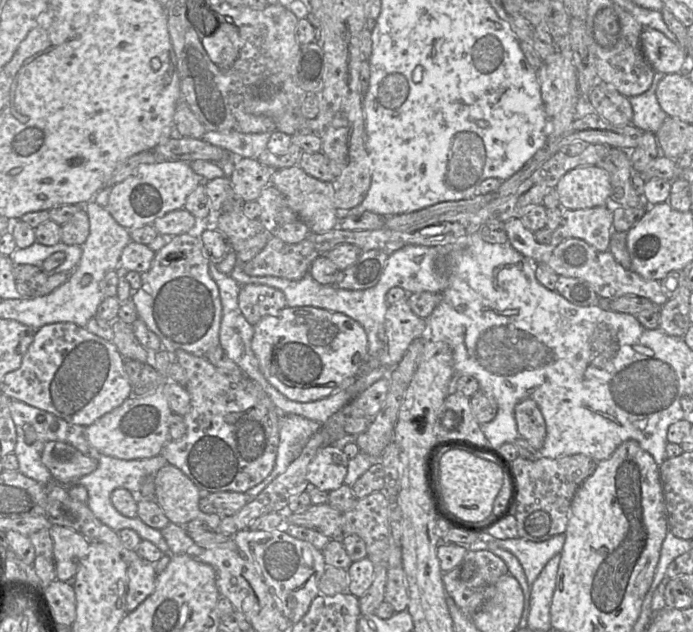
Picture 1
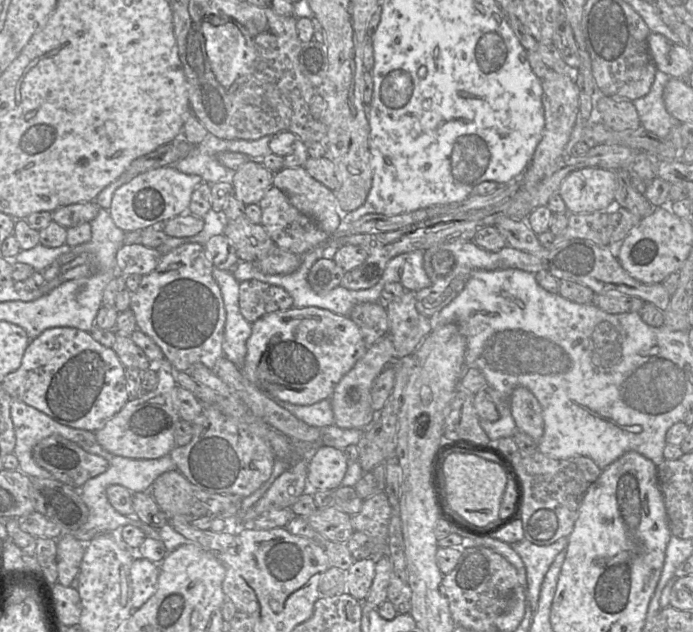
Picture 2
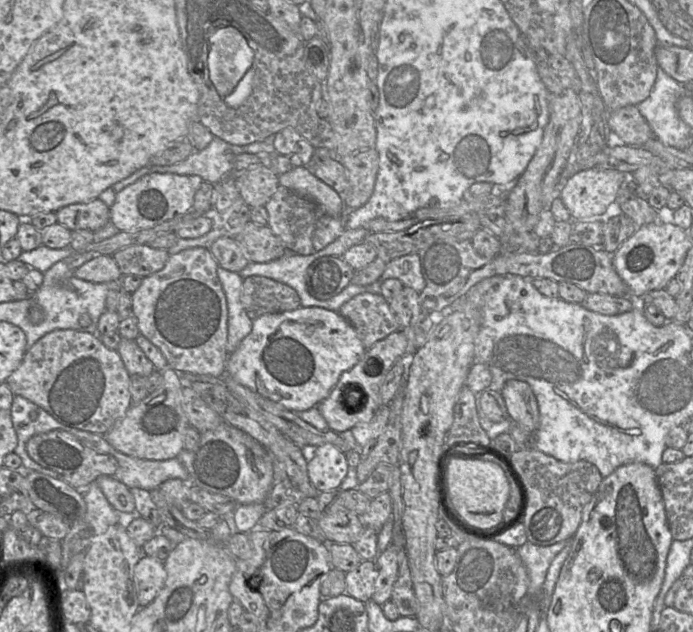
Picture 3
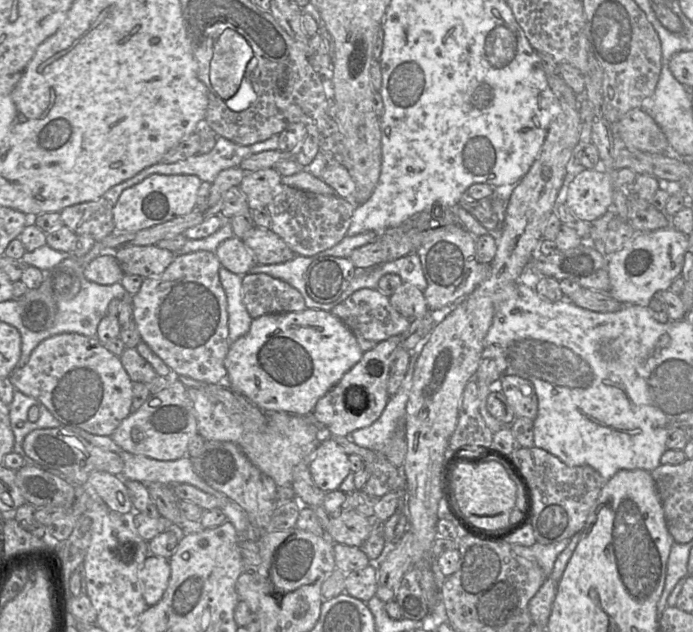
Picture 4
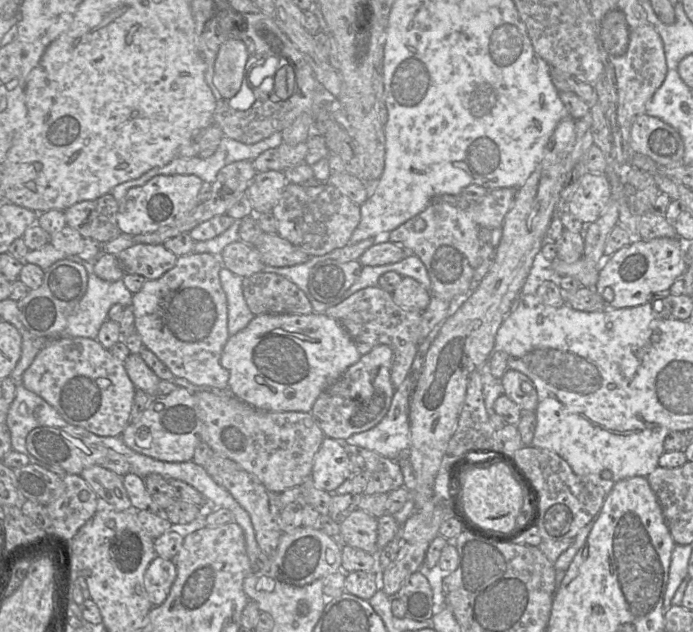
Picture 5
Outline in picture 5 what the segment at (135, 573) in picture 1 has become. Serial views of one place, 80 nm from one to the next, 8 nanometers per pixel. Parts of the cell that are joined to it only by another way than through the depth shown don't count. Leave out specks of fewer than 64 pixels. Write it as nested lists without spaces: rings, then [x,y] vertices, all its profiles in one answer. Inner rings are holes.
[[[157,556],[149,564],[144,582],[153,607],[161,605],[166,600],[176,575],[177,569],[172,560]]]

